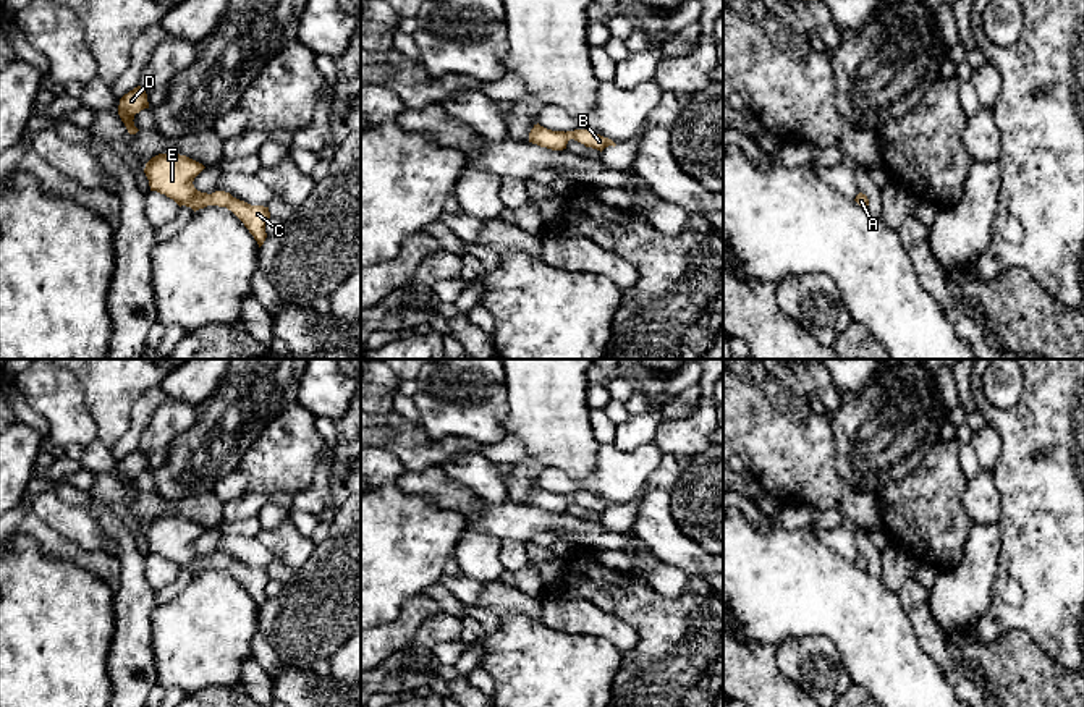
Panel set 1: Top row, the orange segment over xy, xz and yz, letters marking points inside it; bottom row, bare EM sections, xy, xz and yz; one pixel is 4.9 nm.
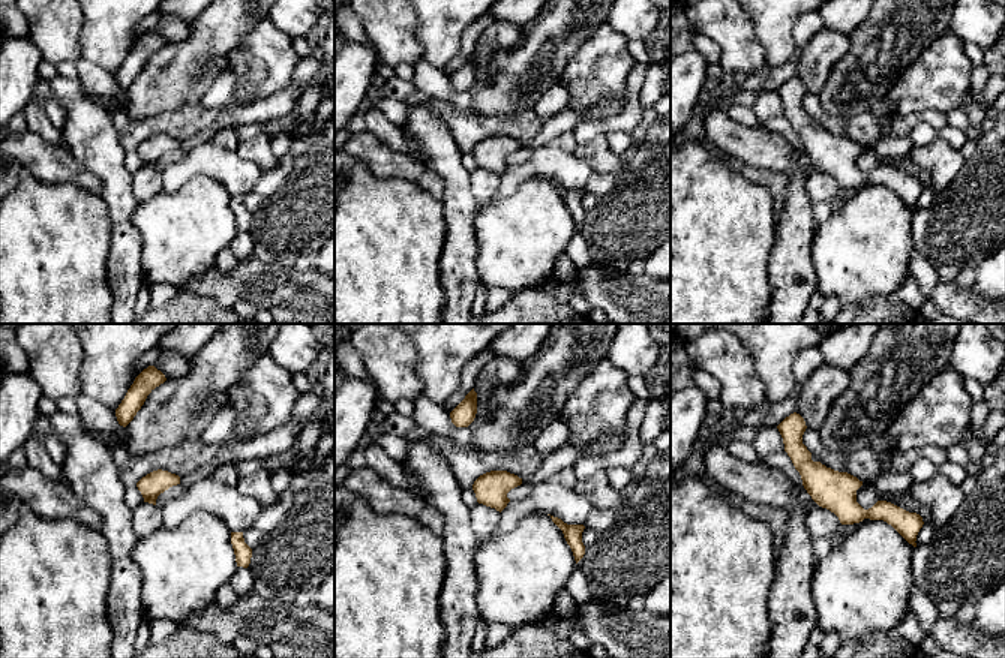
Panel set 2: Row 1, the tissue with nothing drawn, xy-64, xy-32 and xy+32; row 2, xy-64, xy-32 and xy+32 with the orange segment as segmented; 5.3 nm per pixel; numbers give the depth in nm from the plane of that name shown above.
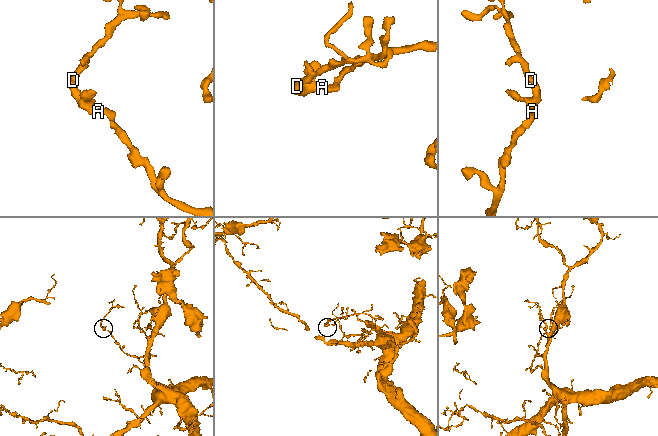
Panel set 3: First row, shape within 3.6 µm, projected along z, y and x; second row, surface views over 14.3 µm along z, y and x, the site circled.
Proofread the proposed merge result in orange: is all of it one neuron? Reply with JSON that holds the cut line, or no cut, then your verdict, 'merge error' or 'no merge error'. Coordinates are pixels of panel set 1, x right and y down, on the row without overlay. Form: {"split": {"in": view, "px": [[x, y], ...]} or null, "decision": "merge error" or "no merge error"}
{"split": null, "decision": "no merge error"}

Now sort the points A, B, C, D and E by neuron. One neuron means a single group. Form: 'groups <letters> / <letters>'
groups A B C D E

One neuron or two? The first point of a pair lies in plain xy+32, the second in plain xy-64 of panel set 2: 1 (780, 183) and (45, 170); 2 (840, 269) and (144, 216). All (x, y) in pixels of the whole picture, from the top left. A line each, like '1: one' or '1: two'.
1: one
2: one

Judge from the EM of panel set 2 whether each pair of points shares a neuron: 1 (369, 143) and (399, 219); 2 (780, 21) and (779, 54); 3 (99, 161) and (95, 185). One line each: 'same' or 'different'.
1: different
2: same
3: different

